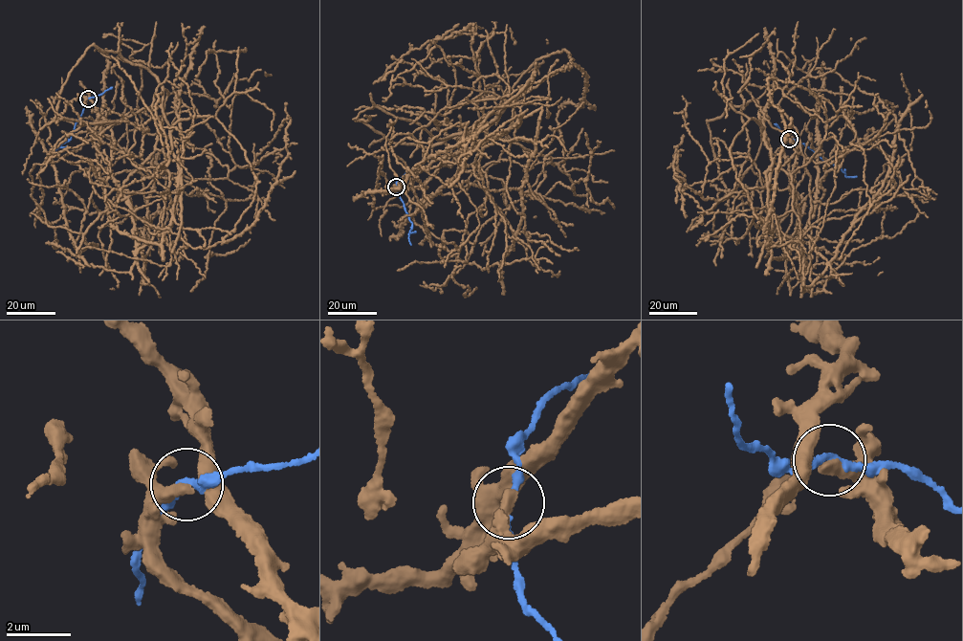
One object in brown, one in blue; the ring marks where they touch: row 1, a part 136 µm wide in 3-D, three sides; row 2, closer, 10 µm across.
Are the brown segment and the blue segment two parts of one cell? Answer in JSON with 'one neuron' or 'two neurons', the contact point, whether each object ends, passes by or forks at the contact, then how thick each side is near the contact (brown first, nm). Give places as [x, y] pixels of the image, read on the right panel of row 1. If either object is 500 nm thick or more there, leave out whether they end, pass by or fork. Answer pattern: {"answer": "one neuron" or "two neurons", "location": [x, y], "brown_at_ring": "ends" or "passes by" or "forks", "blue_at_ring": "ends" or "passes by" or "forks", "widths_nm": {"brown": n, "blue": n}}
{"answer": "two neurons", "location": [789, 139], "brown_at_ring": "passes by", "blue_at_ring": "passes by", "widths_nm": {"brown": 280, "blue": 200}}

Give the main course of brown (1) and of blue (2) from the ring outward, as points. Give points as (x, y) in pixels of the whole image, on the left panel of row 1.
1: (87, 99), (127, 197), (216, 119), (256, 181), (233, 230), (193, 248), (99, 197), (48, 140), (77, 94)
2: (87, 99), (70, 139), (54, 152)

